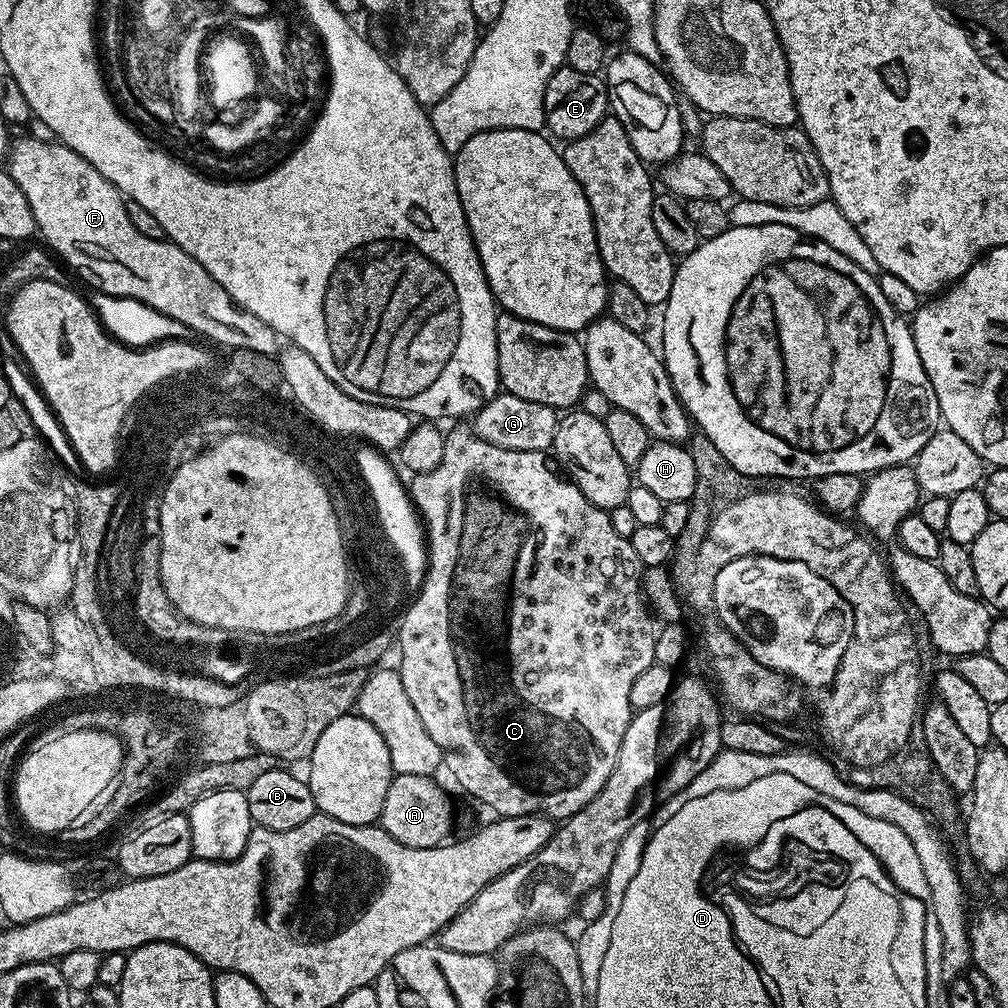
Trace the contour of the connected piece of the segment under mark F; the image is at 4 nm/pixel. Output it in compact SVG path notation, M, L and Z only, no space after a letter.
M24 134L21 135L21 140L11 141L6 163L8 163L6 171L10 174L10 178L18 182L18 190L22 190L22 194L26 194L26 202L30 202L36 231L41 237L44 235L45 242L43 243L69 269L77 268L82 275L96 280L95 287L99 291L106 295L136 299L164 315L169 315L175 321L182 322L197 337L205 336L216 344L225 344L225 349L241 348L242 350L258 350L258 354L267 356L277 355L277 332L269 324L262 322L262 318L237 306L220 283L197 260L190 258L186 250L182 250L167 238L155 240L139 233L130 222L125 197L121 196L110 182L106 182L106 178L102 178L102 174L98 174L98 170L94 170L94 166L90 166L86 158L82 158L65 144L57 141L40 142Z

